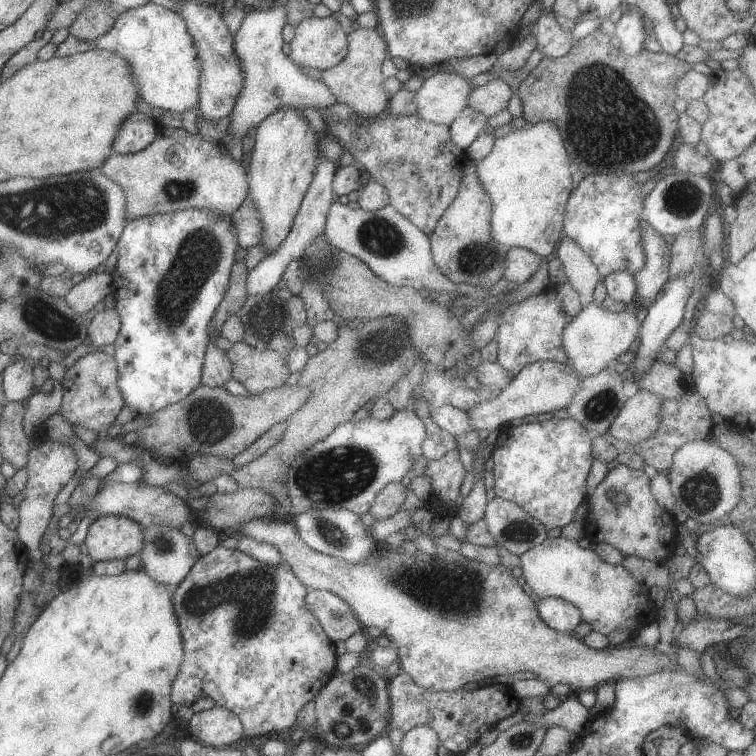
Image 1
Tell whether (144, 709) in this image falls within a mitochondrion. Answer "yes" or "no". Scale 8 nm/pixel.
yes

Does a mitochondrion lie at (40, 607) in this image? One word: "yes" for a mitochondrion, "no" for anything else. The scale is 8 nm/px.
no

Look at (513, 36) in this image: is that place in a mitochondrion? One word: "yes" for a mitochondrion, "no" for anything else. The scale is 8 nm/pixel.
no

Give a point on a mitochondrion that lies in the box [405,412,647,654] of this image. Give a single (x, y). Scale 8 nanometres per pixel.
(519, 531)

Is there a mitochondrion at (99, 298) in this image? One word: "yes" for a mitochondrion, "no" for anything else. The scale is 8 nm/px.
no

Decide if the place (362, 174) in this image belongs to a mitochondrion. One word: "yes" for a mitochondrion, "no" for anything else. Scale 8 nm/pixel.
no

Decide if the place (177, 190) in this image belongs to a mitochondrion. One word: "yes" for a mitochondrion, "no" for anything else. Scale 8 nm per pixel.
yes

